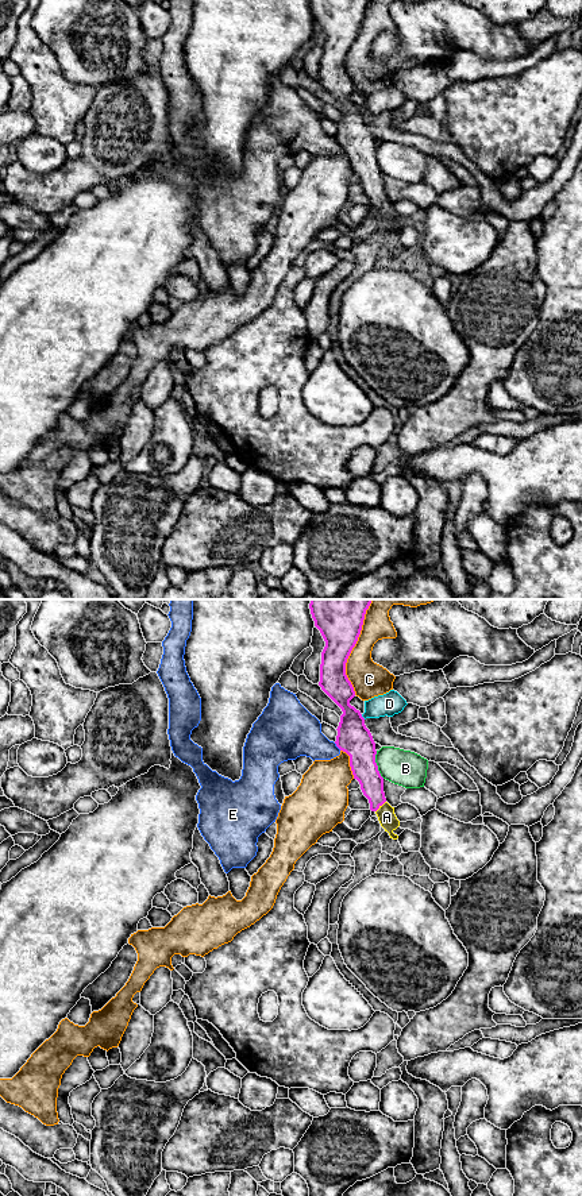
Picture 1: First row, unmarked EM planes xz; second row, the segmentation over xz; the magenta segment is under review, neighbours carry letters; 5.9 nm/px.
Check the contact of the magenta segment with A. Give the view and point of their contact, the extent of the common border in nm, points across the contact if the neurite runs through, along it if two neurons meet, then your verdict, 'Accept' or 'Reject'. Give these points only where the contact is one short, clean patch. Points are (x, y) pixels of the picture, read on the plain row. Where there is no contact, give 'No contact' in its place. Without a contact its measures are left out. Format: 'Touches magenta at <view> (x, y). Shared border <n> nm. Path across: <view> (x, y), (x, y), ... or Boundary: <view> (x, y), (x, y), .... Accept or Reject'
Touches magenta at xz (381, 200). Shared border 90 nm. Path across: xz (365, 165), (376, 193), (381, 200), (386, 212). Accept

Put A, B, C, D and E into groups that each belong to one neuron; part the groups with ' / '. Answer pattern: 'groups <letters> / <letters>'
groups A / B / C / D / E

